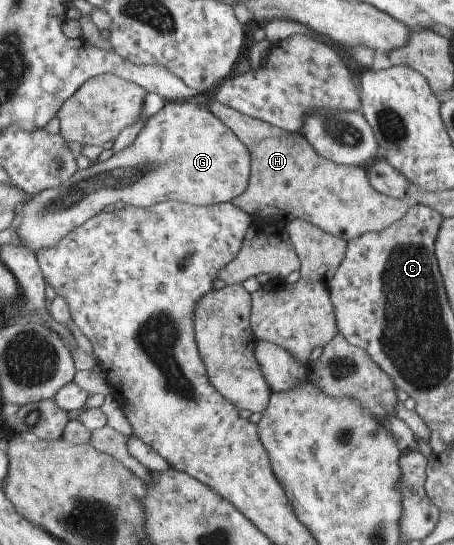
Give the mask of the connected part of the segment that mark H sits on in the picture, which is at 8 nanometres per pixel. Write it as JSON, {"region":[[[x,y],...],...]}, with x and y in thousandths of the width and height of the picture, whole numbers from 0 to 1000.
{"region":[[[458,180],[463,204],[476,209],[546,268],[557,295],[546,347],[515,369],[529,383],[553,393],[601,391],[630,396],[641,406],[665,400],[722,428],[758,437],[764,444],[811,426],[844,426],[877,404],[894,398],[905,382],[888,365],[837,354],[808,323],[804,306],[773,305],[714,288],[663,242],[639,244],[586,220],[551,215],[529,202]]]}

